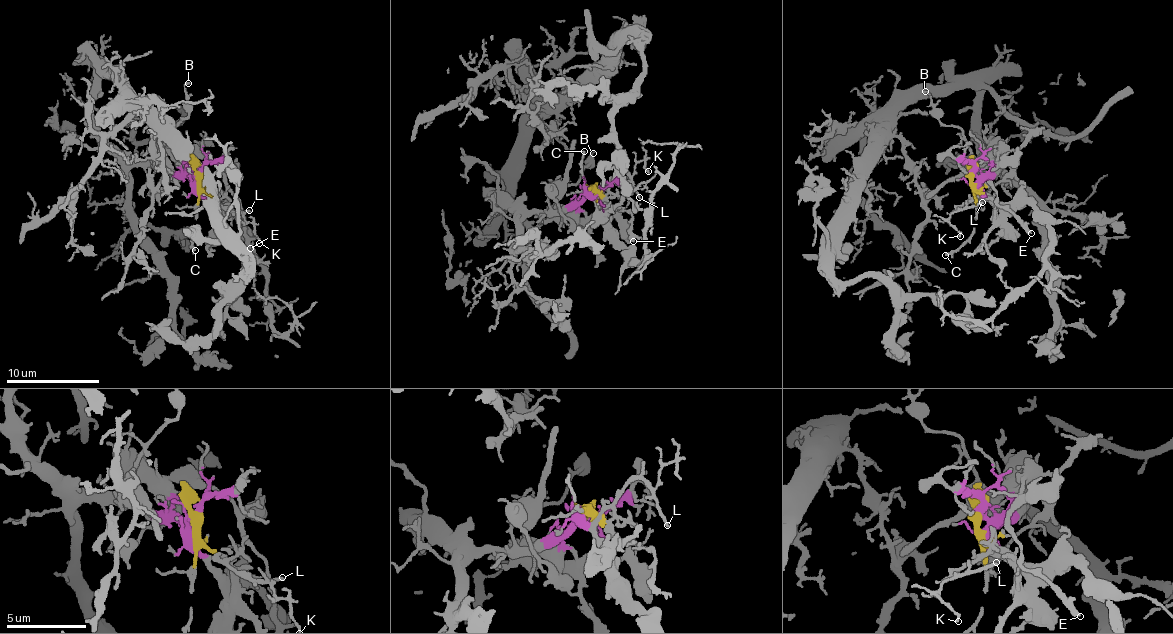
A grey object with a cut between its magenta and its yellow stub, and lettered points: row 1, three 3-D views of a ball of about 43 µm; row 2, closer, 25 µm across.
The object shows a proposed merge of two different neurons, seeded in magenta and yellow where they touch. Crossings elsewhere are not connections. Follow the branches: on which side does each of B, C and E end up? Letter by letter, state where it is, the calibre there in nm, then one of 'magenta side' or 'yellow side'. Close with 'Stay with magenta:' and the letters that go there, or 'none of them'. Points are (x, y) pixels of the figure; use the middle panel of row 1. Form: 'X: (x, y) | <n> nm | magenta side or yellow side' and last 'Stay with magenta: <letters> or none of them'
B: (593, 153) | 140 nm | magenta side
C: (584, 151) | 180 nm | yellow side
E: (633, 241) | 240 nm | magenta side
Stay with magenta: B, E

